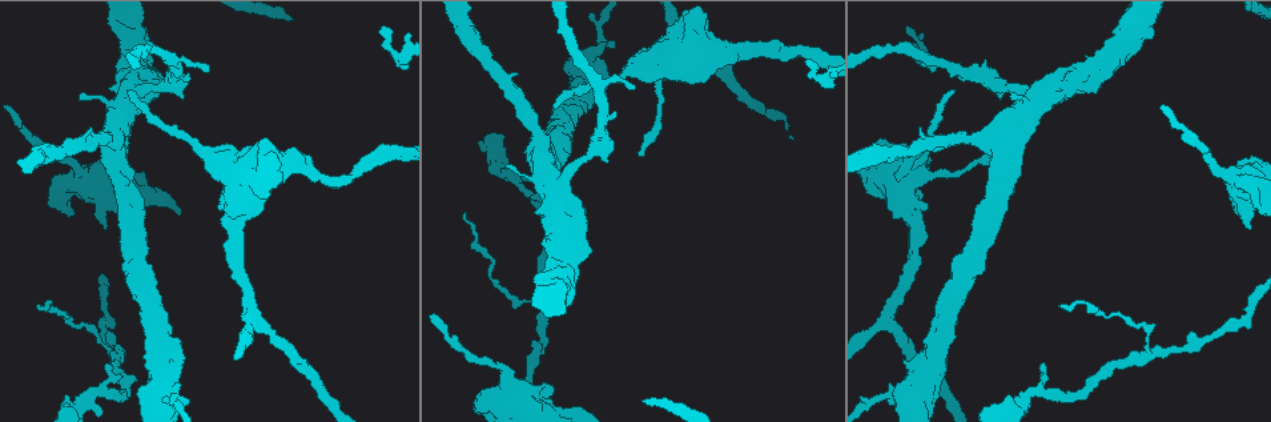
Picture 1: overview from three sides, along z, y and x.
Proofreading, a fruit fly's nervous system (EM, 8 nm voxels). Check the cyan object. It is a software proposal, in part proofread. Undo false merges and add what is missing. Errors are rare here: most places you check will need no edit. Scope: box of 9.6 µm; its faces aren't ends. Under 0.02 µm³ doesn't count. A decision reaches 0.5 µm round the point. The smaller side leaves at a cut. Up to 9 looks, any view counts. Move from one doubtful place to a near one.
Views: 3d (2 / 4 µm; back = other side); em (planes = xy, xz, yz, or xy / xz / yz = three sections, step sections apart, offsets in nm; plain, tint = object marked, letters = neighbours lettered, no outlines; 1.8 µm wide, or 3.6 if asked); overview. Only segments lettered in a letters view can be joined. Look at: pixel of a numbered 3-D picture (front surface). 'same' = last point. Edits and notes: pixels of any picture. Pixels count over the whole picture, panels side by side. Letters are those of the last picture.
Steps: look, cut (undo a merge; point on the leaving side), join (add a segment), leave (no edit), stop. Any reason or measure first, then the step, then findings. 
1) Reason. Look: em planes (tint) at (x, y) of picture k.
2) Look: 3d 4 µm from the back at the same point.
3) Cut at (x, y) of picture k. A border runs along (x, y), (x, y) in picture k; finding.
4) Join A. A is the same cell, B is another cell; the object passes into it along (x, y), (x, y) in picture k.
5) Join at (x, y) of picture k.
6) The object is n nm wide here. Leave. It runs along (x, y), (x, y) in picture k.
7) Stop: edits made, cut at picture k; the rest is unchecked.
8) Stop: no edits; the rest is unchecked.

Calibre changes. Look: 3d 4 µm at (899, 393) of picture 1.

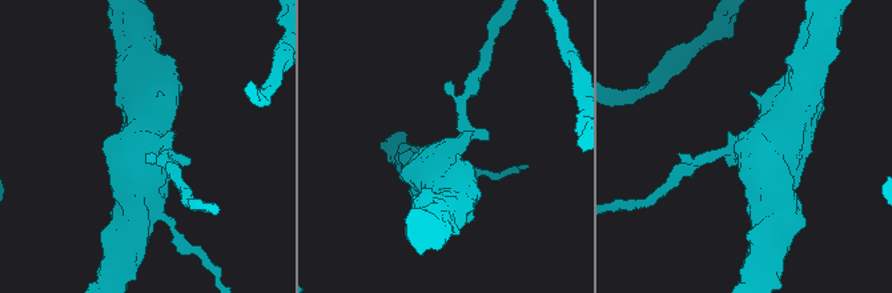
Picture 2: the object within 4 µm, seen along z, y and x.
Look: em planes (tint) at (152, 147) of picture 2.

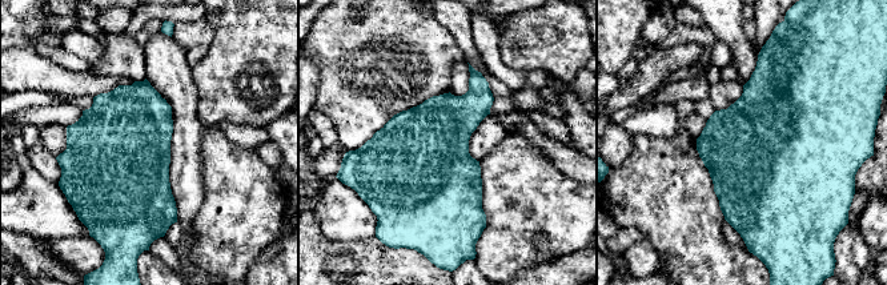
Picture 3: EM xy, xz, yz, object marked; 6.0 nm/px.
Look: em planes (letters) at the same point.

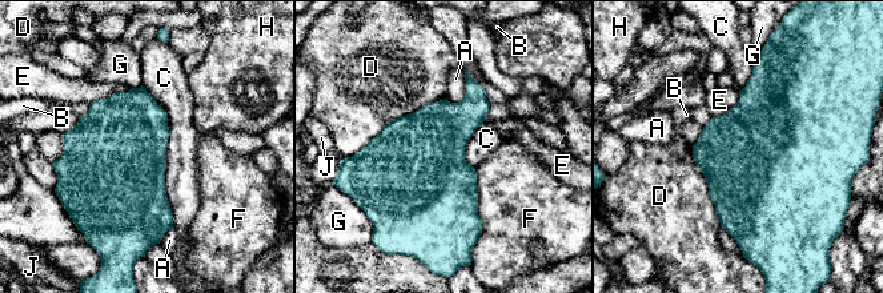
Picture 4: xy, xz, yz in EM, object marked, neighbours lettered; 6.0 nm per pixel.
The object is 550 nm wide here. Leave. A, B, C, D, E, F, G, H and J are other cells; a border runs along (141, 85), (167, 113), (173, 228) in picture 4; one neuron here.

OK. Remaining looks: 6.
Thick turns thin. Look: 3d 4 µm at (1149, 354) of picture 1.

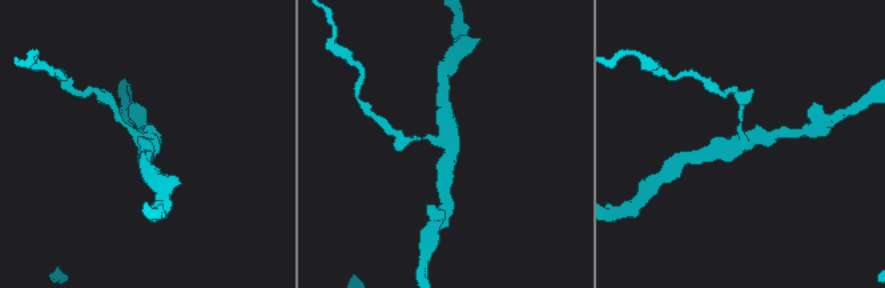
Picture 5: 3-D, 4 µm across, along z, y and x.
Need the tissue. Look: em 3.6 µm planes (letters) at (741, 145) of picture 5.

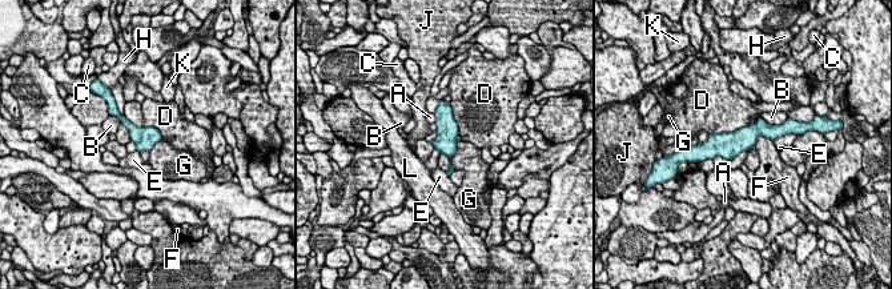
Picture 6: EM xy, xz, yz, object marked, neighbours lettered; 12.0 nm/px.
Leave. A, B, C, D, E, F, G, H, J, K and L are other cells; continuous, no second neuron.

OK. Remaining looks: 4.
An open end. Look: 3d 2 µm at (1059, 307) of picture 1.

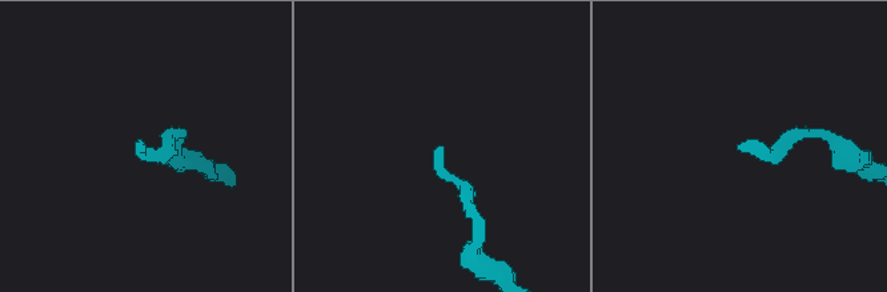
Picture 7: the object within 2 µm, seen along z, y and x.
Look: em planes (letters) at (743, 146) of picture 7.

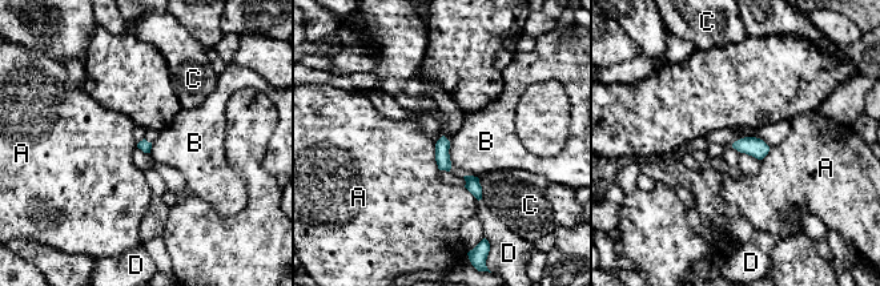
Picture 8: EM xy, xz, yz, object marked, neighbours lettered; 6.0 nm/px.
Leave. A, B, C and D are other cells; a border runs along (449, 142), (449, 158), (451, 161) in picture 8; no lettered segment goes on from it.

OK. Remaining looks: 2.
Sharp bend. Look: em yz step 4 (tint) at (557, 186) of picture 1.

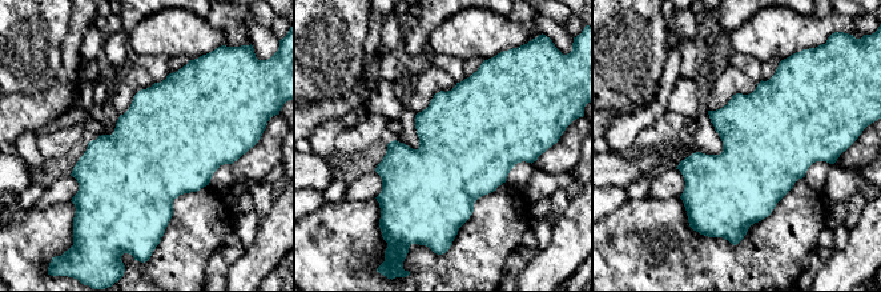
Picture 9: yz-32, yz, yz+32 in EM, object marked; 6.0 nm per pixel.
Cut it another way. Look: em planes (letters) at the same point.

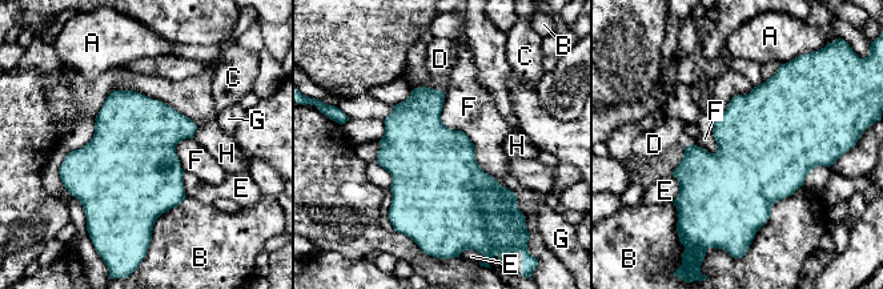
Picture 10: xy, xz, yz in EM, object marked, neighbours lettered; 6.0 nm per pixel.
Leave. A, B, C, D, E, F, G and H are other cells; one neuron here.

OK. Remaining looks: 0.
Stop: no edits; the rest is unchecked.

